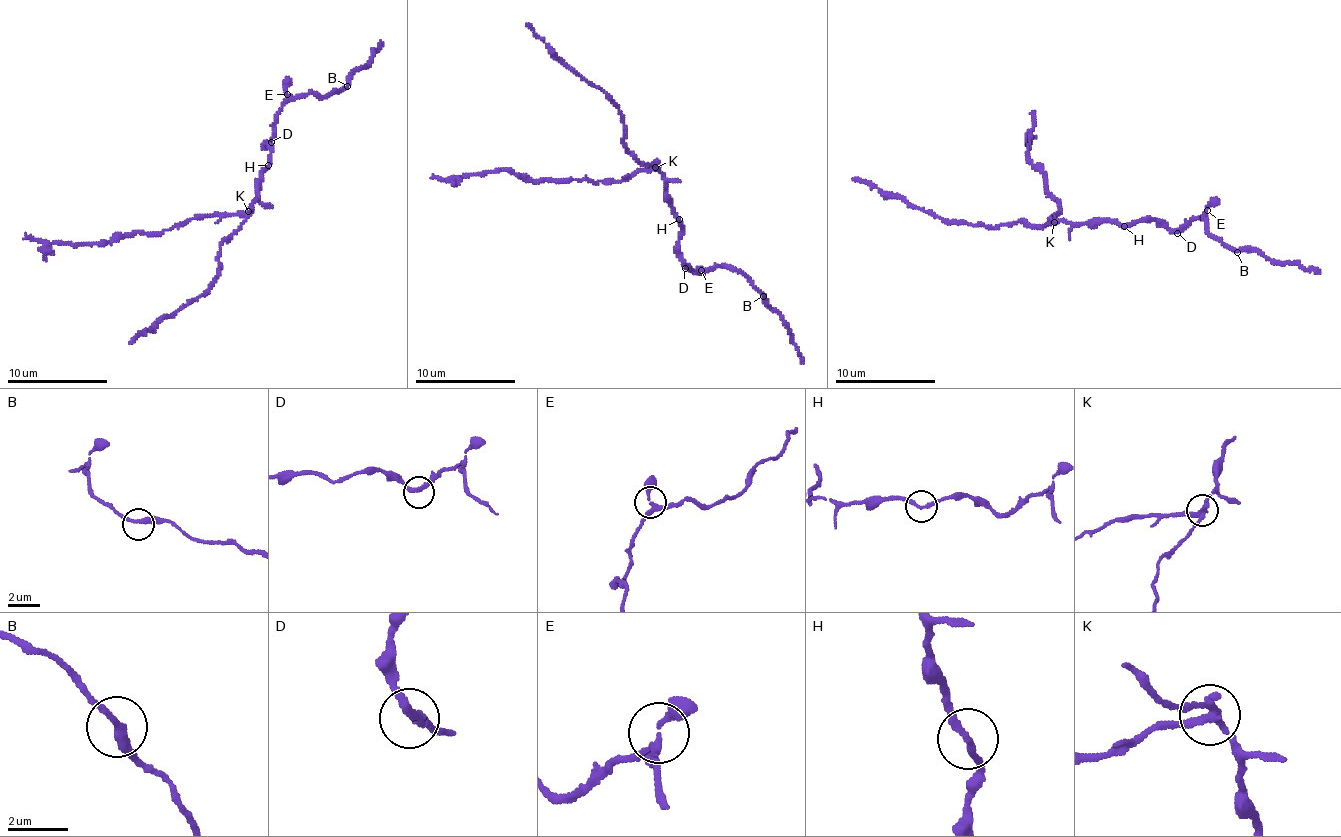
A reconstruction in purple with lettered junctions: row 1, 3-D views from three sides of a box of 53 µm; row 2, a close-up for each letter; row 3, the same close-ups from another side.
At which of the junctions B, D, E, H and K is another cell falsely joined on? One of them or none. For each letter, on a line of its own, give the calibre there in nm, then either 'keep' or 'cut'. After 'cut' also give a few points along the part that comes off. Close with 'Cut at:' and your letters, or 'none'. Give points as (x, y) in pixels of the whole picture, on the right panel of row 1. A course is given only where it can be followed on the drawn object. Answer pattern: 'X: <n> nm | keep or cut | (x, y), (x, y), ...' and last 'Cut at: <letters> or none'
B: 260 nm | keep
D: 240 nm | keep
E: 240 nm | keep
H: 200 nm | keep
K: 220 nm | cut | (1053, 222), (1061, 209), (1060, 200), (1048, 195), (1043, 167), (1032, 164), (1028, 145), (1035, 111)
Cut at: K

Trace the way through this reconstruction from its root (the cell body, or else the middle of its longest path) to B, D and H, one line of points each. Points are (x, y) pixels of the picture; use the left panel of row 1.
B: (263, 177), (271, 157), (267, 141), (271, 144), (275, 119), (284, 105), (347, 86)
D: (263, 177), (262, 169), (269, 165), (271, 157), (267, 141), (271, 142)
H: (263, 177), (262, 169), (269, 165)

